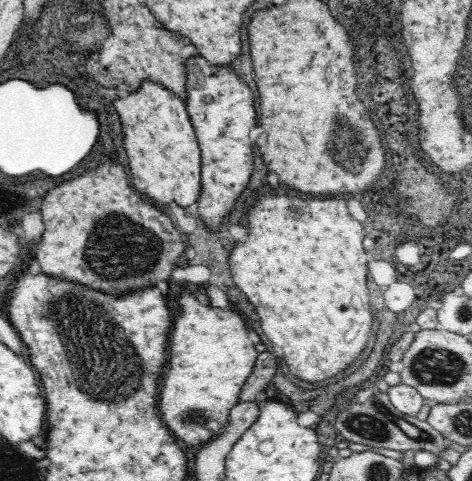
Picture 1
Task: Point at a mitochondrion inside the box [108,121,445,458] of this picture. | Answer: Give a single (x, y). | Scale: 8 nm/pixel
(376, 425)

